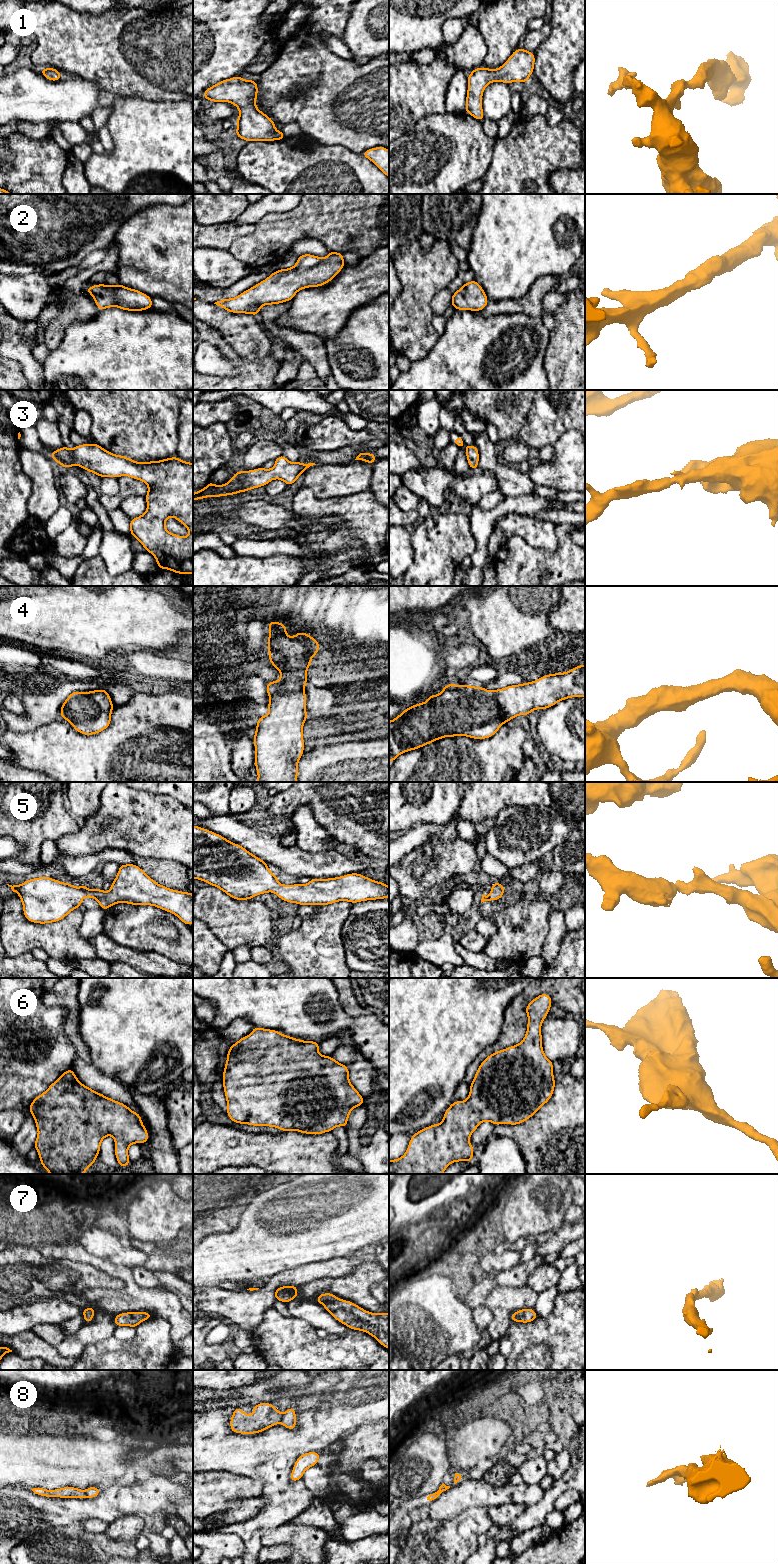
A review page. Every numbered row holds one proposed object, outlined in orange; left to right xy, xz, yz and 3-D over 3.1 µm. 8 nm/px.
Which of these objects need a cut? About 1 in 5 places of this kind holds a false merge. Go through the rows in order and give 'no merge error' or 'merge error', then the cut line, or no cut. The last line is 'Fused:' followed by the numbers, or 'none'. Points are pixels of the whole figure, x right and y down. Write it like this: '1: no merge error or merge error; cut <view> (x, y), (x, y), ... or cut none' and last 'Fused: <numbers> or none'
1: no merge error; cut none
2: no merge error; cut none
3: no merge error; cut none
4: no merge error; cut none
5: no merge error; cut none
6: no merge error; cut none
7: no merge error; cut none
8: merge error; cut xz (282, 1415), (279, 1422)
Fused: 8

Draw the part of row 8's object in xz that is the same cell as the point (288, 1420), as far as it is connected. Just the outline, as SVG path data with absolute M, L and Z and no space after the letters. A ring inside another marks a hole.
M289 1407L286 1410L286 1412L282 1415L280 1423L287 1429L296 1429L296 1412L293 1407Z

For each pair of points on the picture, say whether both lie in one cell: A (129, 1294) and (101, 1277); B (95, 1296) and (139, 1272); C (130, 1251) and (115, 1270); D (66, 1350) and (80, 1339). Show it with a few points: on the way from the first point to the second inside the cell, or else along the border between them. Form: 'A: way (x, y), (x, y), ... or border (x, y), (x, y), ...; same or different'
A: border (124, 1282), (119, 1288), (96, 1288); different
B: border (131, 1269), (133, 1279), (139, 1285), (153, 1288); different
C: border (97, 1256), (113, 1264), (124, 1264), (131, 1269); different
D: way (69, 1348), (77, 1342); same

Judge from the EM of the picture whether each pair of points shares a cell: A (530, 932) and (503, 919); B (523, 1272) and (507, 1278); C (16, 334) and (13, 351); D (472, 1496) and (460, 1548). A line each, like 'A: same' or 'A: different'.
A: same
B: same
C: same
D: different

